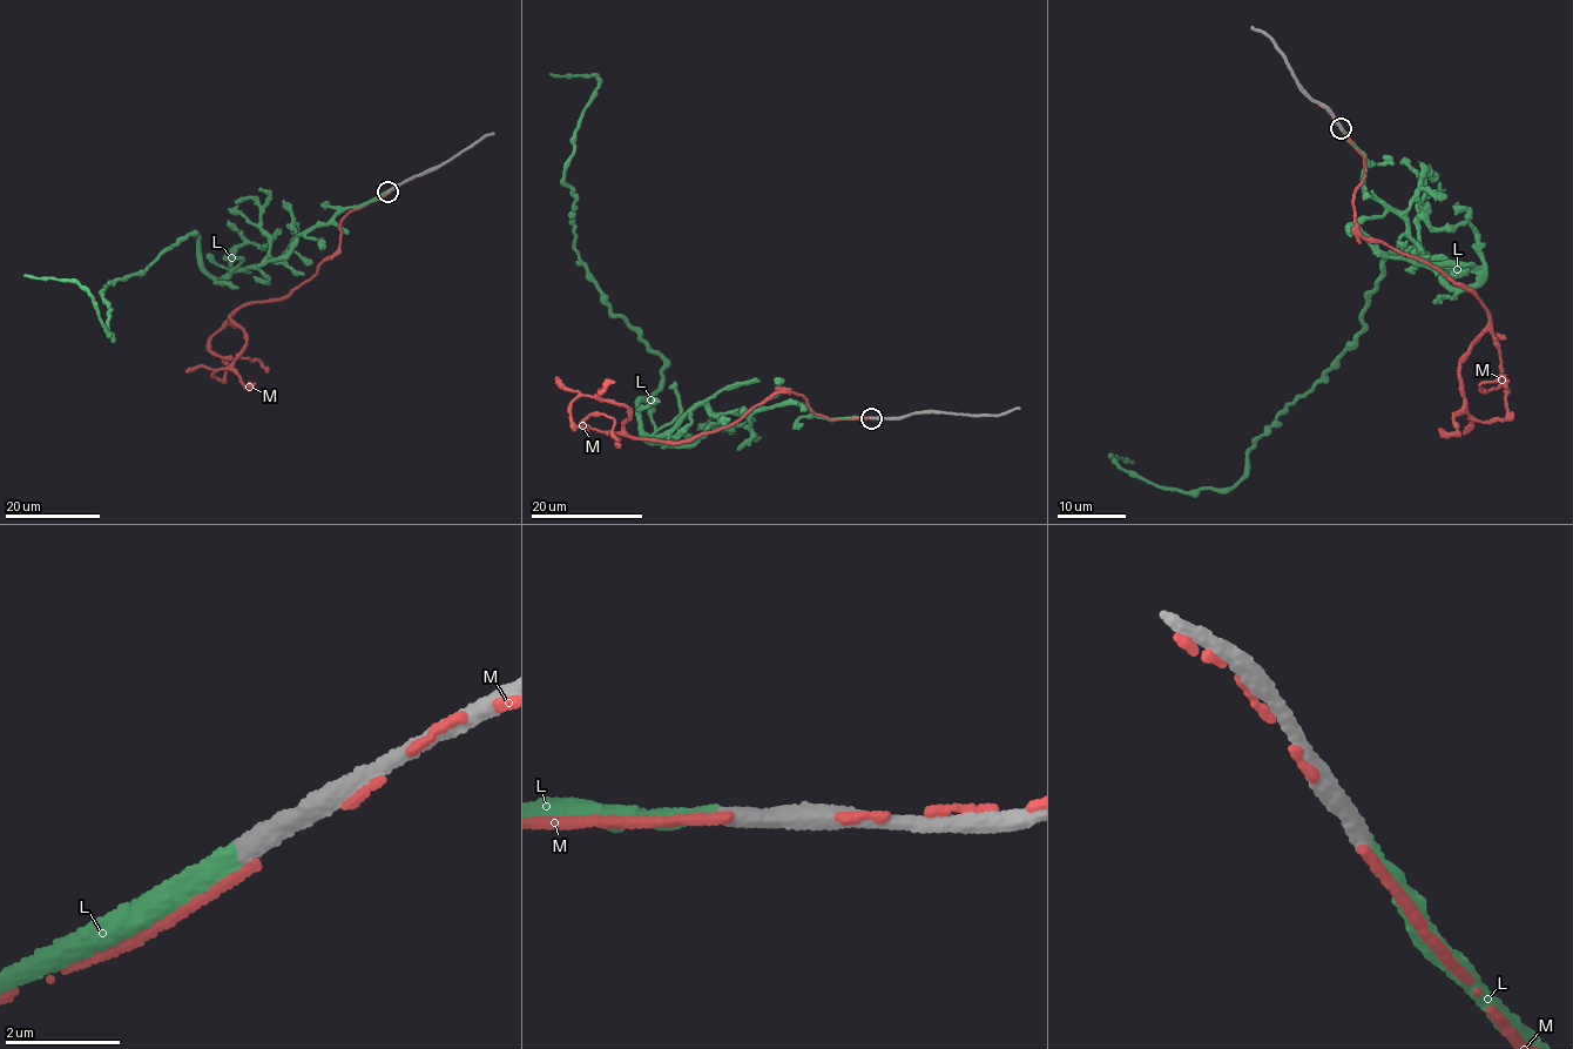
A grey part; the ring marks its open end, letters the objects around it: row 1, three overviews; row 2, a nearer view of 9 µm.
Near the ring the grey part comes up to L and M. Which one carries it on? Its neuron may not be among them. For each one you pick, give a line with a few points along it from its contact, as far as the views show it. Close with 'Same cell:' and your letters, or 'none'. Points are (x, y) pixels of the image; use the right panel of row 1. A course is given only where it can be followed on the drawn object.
L: it runs (1342, 127), (1417, 259), (1474, 283), (1384, 257), (1361, 331), (1229, 490), (1111, 457), (1133, 461)
Same cell: L

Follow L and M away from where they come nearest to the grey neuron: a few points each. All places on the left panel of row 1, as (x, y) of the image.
L: (387, 190), (222, 278), (204, 269), (190, 233), (144, 271), (106, 284), (112, 340), (76, 282), (25, 274)
M: (387, 192), (345, 215), (339, 247), (315, 275), (229, 316), (247, 345), (214, 370), (221, 380), (222, 360)

